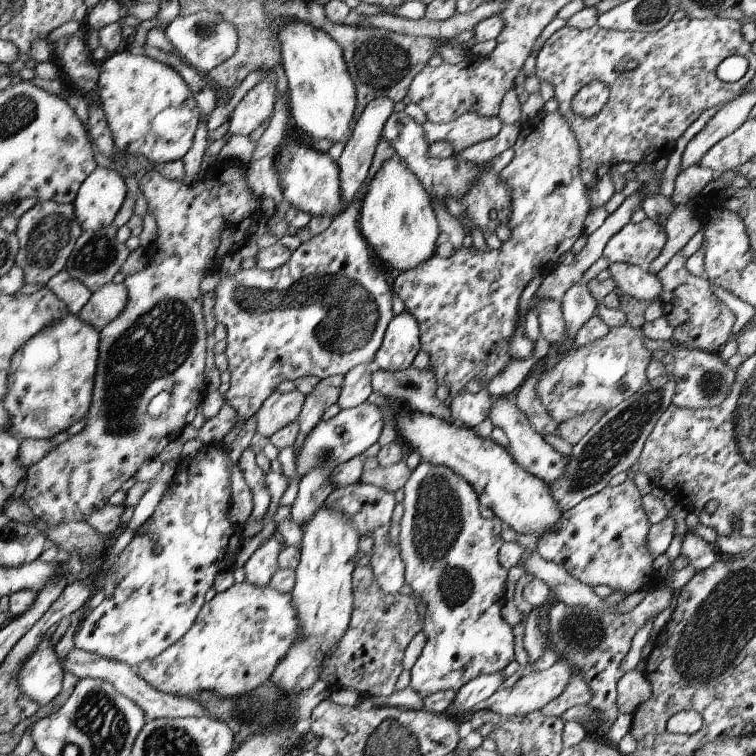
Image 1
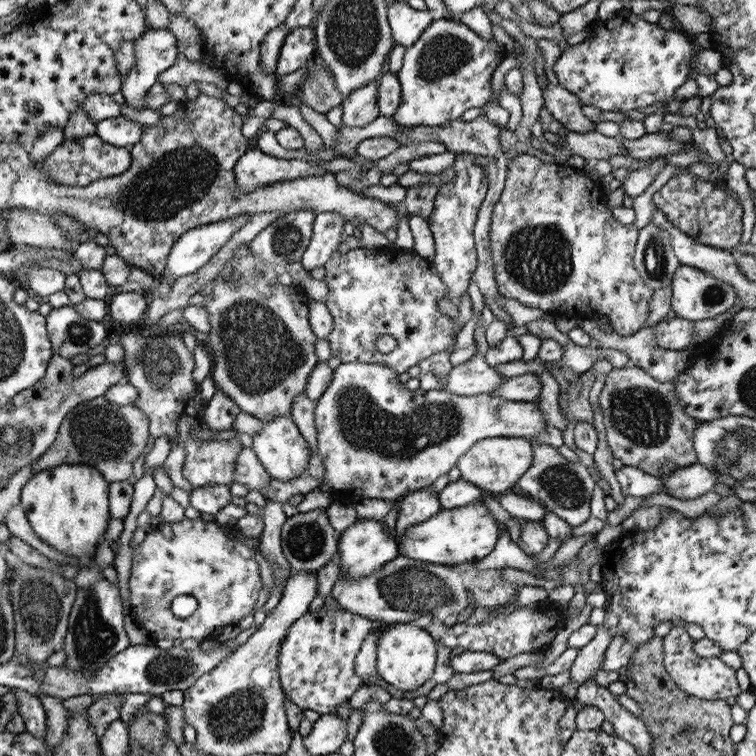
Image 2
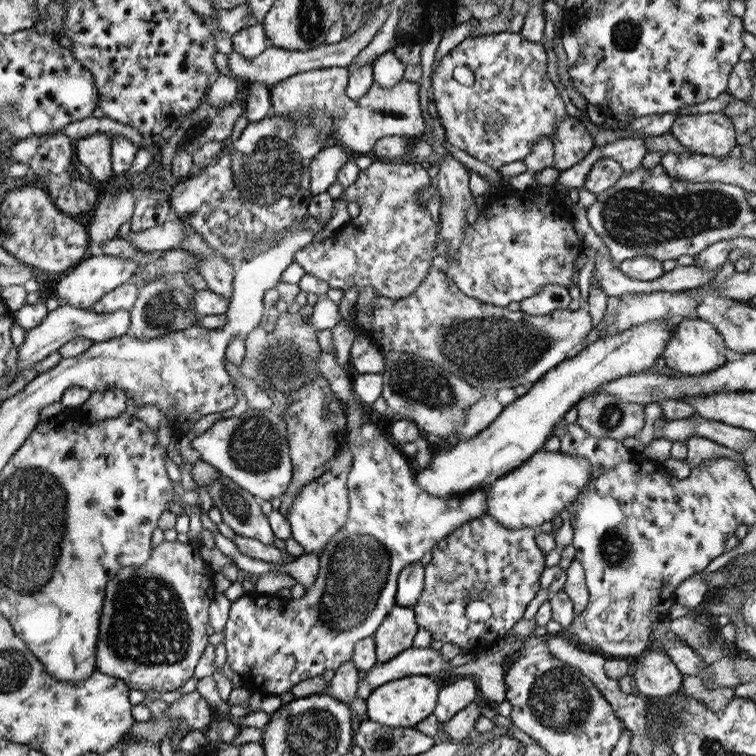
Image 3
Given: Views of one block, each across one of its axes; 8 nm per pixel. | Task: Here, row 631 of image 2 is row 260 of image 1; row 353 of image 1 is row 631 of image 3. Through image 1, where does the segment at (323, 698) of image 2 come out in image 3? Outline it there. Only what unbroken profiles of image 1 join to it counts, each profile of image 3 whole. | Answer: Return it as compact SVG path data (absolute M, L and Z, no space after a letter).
M319 350L319 354L313 358L313 366L323 378L329 380L333 398L343 404L347 416L347 430L349 430L347 444L353 454L353 466L349 468L349 476L347 476L349 514L345 526L321 550L317 578L311 584L311 588L305 590L303 598L281 600L275 594L249 592L237 598L235 602L231 602L229 618L223 628L227 666L231 674L239 676L245 682L245 688L249 688L251 694L283 696L291 692L293 686L309 678L323 676L327 670L337 672L345 662L353 662L351 656L355 644L373 636L381 628L385 616L395 606L399 572L407 564L417 562L425 552L431 552L435 542L443 540L457 526L485 514L487 488L459 498L447 498L447 500L427 496L423 490L419 490L415 482L415 474L409 470L407 458L401 454L401 450L385 442L385 436L379 434L379 426L367 424L363 420L361 416L363 406L357 402L355 394L349 388L351 378L347 376L347 370L343 370L335 362L335 356L329 350L327 352Z

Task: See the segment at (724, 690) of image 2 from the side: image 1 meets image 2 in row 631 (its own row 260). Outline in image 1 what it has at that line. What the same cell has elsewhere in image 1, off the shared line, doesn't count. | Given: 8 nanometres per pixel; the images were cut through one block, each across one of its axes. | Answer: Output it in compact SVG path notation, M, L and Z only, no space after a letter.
M679 252L655 274L659 276L659 282L663 286L661 292L661 308L663 316L673 328L673 344L685 346L689 350L703 350L703 352L721 352L721 348L727 344L727 336L731 332L731 326L735 322L733 312L723 306L713 294L711 294L711 284L707 278L697 278L689 274L683 264L685 256Z

